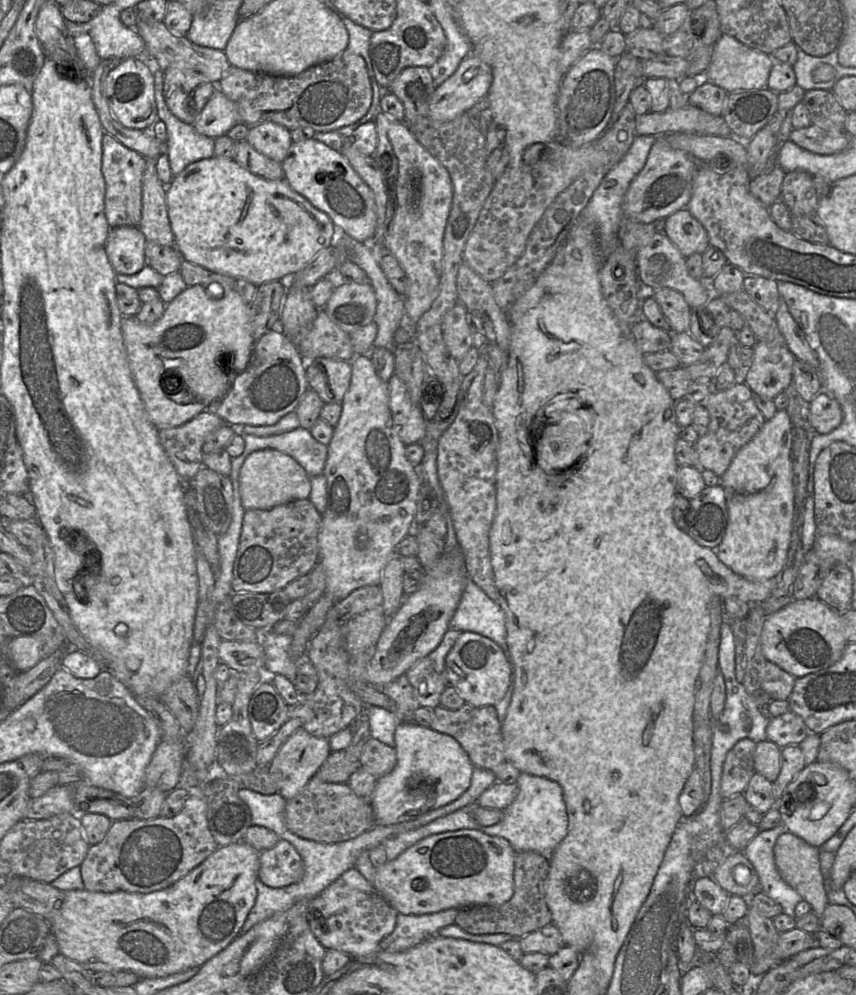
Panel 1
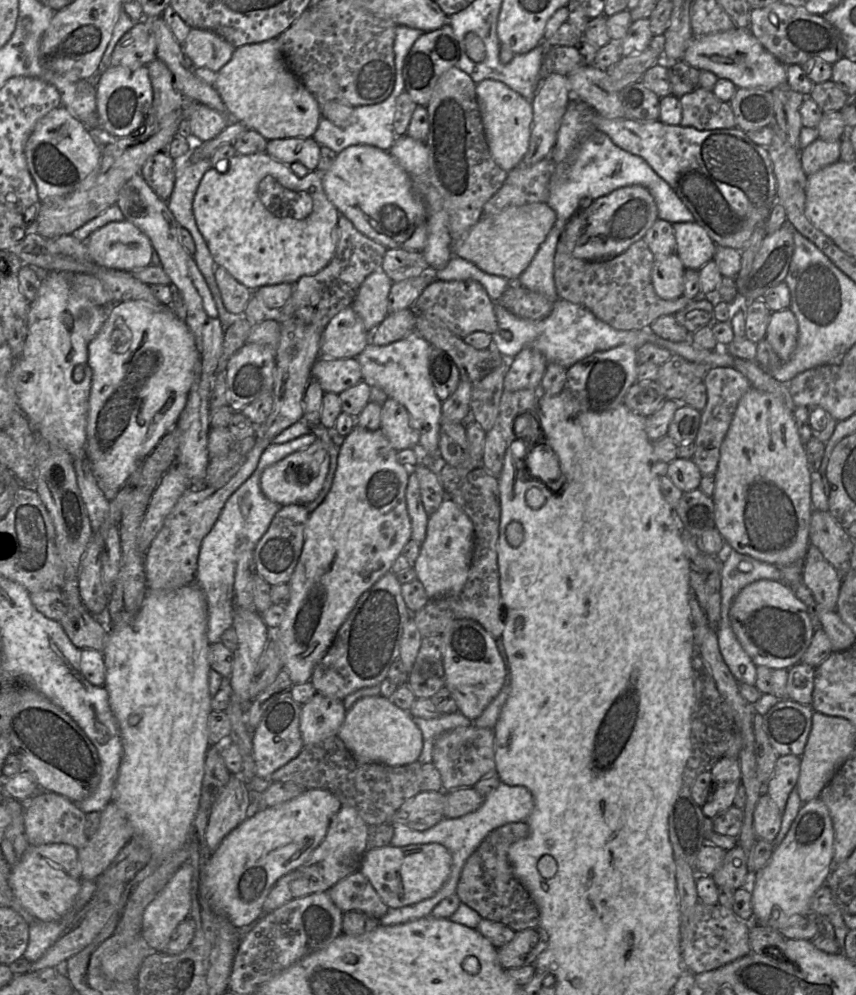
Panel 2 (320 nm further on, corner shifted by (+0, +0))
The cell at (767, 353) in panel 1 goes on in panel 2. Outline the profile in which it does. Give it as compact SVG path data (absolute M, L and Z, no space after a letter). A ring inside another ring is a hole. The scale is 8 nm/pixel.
M790 308L772 312L764 337L782 362L795 352L798 340L798 323Z

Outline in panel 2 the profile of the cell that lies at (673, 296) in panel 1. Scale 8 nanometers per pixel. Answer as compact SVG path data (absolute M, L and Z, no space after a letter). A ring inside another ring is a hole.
M676 253L655 259L651 282L656 294L664 300L680 298L684 292L685 270Z

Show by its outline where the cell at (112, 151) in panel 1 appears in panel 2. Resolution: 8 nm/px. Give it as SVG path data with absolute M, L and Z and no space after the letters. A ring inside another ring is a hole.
M161 151L151 156L141 170L147 184L165 202L174 188L175 169L176 161L167 151Z

